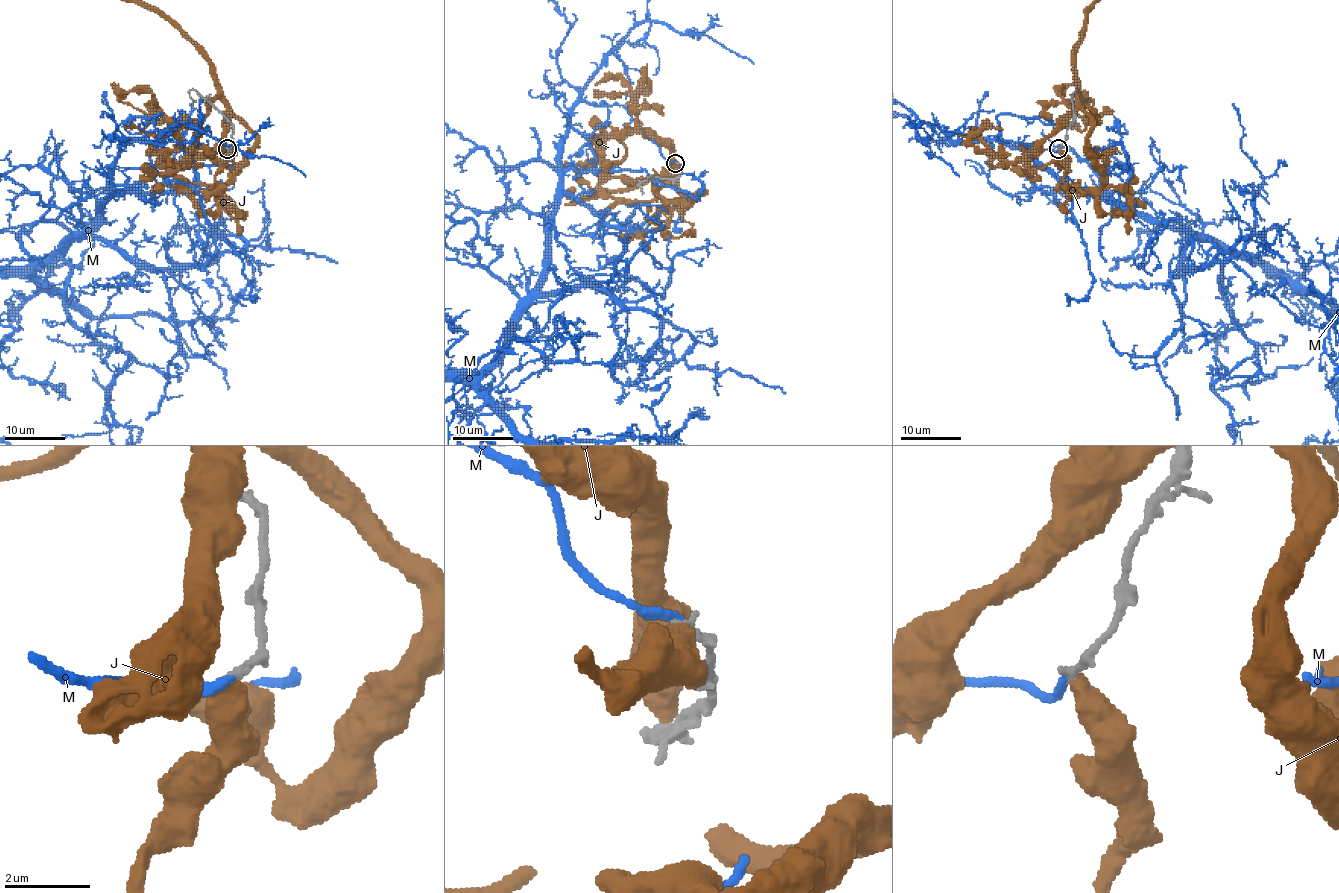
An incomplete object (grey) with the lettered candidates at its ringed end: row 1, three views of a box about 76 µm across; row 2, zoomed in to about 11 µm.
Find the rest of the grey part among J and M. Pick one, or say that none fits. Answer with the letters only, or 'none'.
M

